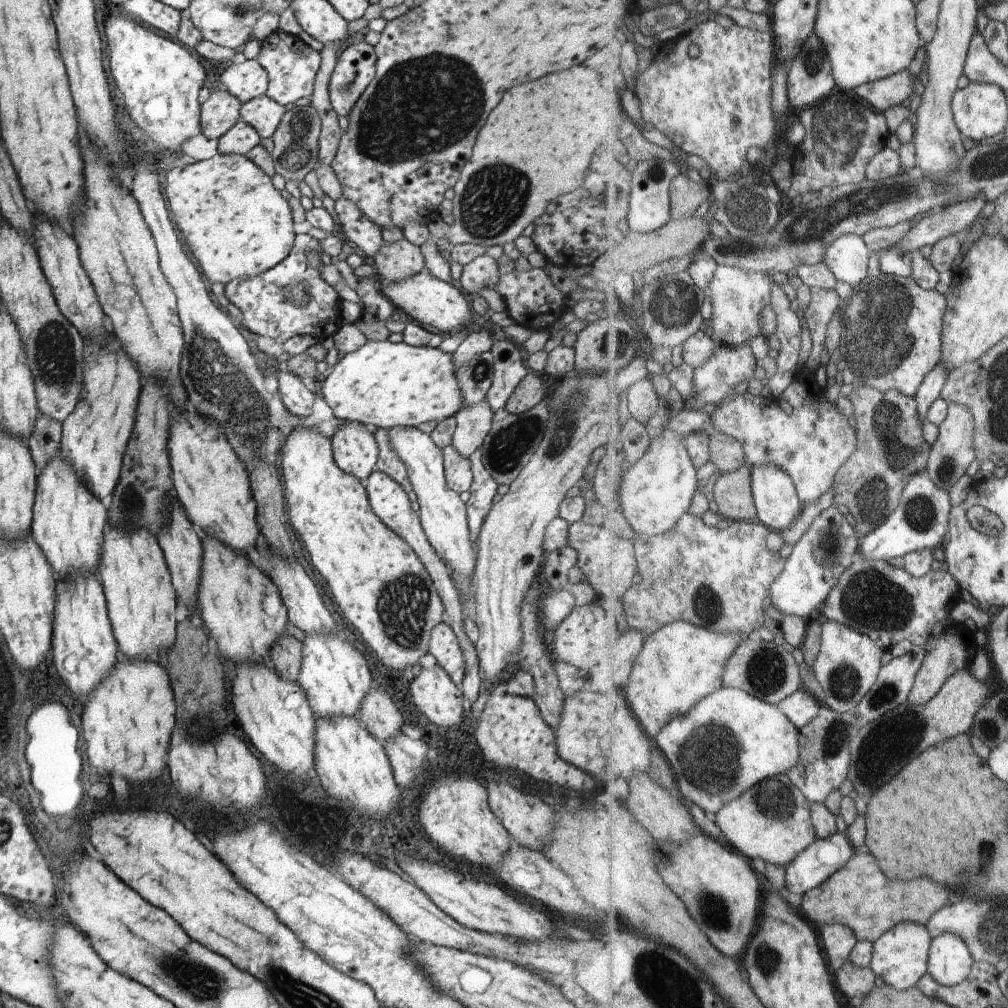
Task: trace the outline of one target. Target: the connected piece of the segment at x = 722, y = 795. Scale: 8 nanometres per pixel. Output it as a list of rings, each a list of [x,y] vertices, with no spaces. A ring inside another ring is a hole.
[[[724,688],[700,704],[686,716],[674,719],[658,736],[658,747],[665,750],[686,799],[699,805],[704,811],[718,814],[728,803],[742,798],[760,782],[789,773],[802,760],[803,732],[778,704],[768,702],[741,688]]]

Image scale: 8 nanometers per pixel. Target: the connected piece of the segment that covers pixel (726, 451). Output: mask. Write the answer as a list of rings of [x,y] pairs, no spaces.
[[[717,431],[712,435],[712,462],[723,472],[730,473],[749,464],[745,445],[733,435]]]

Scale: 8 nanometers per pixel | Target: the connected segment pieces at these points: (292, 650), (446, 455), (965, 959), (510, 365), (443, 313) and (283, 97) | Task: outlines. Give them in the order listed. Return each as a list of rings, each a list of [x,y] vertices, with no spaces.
[[[286,629],[274,640],[268,652],[269,663],[280,676],[284,676],[284,680],[297,682],[300,670],[300,648],[302,648],[300,641],[286,632]]]
[[[452,446],[443,450],[443,466],[448,487],[460,495],[473,484],[470,460],[463,458]]]
[[[945,933],[935,938],[931,949],[929,973],[941,984],[963,984],[972,976],[976,964],[971,946],[962,936]]]
[[[508,340],[496,342],[492,355],[496,358],[493,369],[493,380],[485,397],[491,410],[496,413],[503,410],[518,387],[518,384],[528,375],[528,370],[522,360],[522,350]]]
[[[427,270],[408,276],[406,280],[382,283],[382,294],[416,322],[434,326],[440,333],[466,331],[467,325],[472,322],[470,306],[464,298],[465,292],[462,292],[456,283],[450,284],[437,280]]]
[[[278,29],[263,41],[262,50],[256,60],[269,77],[266,97],[284,107],[288,103],[295,103],[302,97],[311,99],[315,79],[321,66],[321,55],[310,48],[308,44],[304,44],[299,36],[286,34]]]

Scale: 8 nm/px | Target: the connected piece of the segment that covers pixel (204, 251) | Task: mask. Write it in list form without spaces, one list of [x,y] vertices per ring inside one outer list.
[[[216,153],[212,158],[206,159],[204,161],[198,161],[194,164],[188,164],[184,166],[174,166],[166,176],[166,198],[168,198],[168,206],[170,207],[170,214],[176,222],[176,226],[180,228],[192,256],[196,258],[202,274],[212,282],[212,284],[228,284],[230,280],[248,278],[264,274],[267,270],[274,268],[276,264],[280,264],[281,260],[284,260],[288,256],[289,252],[292,250],[296,232],[293,229],[293,216],[291,214],[291,208],[288,204],[288,200],[282,196],[279,190],[276,190],[272,184],[272,179],[262,168],[258,168],[254,162],[252,162],[246,155],[229,155]]]

